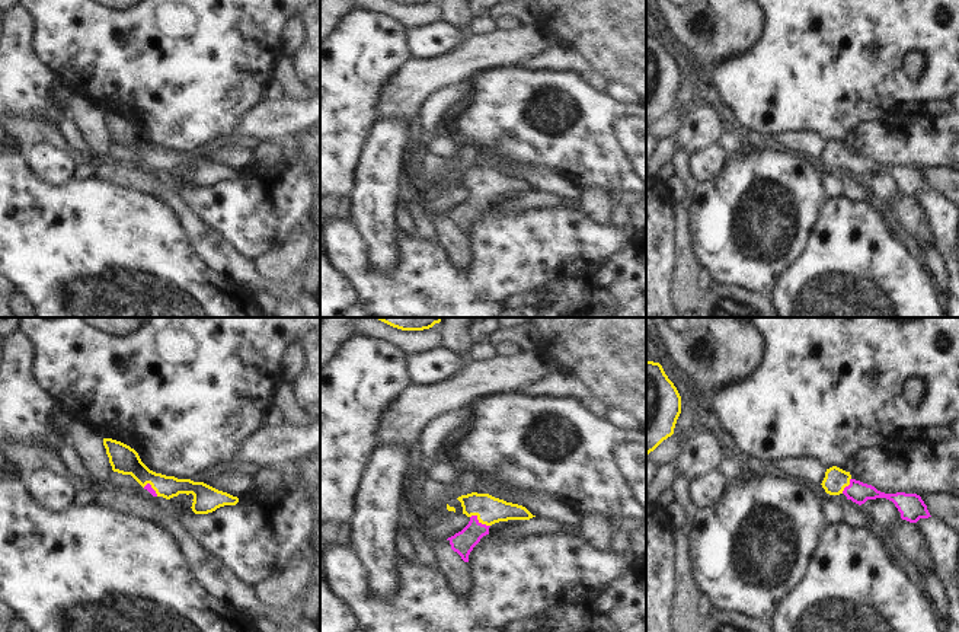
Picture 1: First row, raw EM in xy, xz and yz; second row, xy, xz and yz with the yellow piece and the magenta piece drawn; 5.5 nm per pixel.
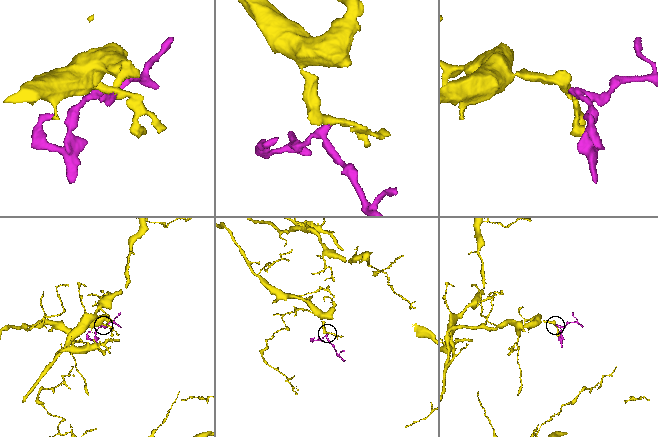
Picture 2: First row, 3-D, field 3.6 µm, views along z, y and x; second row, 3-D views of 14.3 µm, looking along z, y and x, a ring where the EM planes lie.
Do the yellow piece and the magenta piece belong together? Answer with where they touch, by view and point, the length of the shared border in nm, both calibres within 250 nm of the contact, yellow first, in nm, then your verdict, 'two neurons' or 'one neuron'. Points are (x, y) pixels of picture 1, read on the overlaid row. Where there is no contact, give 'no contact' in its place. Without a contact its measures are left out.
meets yellow in xz at (480, 522); contact 130 nm long; 160 nm thick on the yellow side, 130 nm on the other; one neuron

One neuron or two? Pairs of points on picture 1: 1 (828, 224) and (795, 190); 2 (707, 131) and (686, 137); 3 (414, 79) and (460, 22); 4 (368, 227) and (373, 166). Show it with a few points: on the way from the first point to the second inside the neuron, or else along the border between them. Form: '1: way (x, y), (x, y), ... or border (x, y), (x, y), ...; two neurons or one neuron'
1: border (828, 198), (805, 245); two neurons
2: way (702, 131), (691, 137); one neuron
3: way (432, 74), (441, 72), (463, 50), (463, 41); one neuron
4: way (371, 213), (371, 181); one neuron

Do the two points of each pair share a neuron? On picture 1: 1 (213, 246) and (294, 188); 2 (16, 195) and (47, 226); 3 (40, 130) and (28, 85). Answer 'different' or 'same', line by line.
1: different
2: same
3: different

